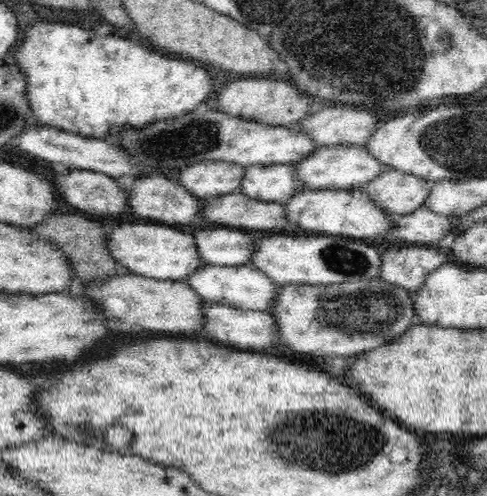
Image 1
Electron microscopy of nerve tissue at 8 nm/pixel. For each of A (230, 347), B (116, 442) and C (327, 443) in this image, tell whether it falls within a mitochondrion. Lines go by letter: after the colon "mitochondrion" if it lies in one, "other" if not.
A: other
B: mitochondrion
C: mitochondrion

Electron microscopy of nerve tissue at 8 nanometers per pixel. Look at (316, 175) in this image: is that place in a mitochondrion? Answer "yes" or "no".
no

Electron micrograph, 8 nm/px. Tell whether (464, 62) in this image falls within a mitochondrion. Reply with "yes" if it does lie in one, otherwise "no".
no

